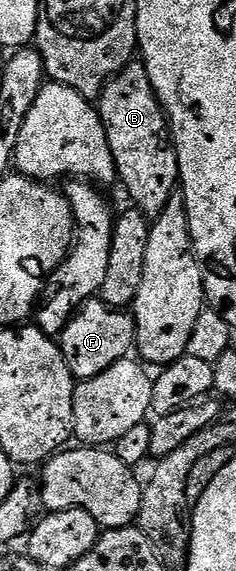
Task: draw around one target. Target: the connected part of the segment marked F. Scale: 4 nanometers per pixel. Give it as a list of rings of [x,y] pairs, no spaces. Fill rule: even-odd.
[[[94,297],[77,308],[69,324],[62,329],[59,342],[67,361],[67,369],[71,369],[74,380],[90,379],[126,358],[134,350],[137,321],[128,310],[109,307],[100,298]]]

